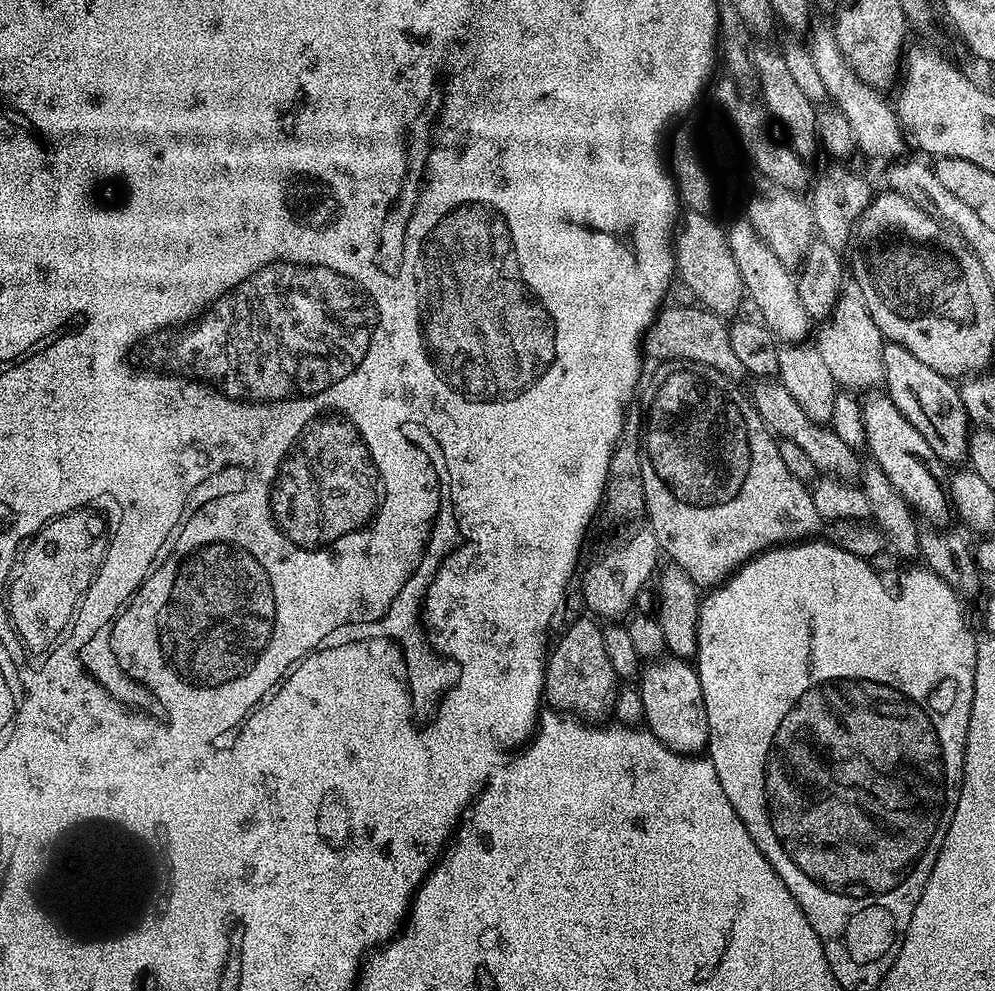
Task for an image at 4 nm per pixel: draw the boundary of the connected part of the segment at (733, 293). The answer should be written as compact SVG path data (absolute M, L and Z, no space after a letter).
M685 211L682 219L679 221L678 229L674 234L674 255L676 257L676 272L678 278L690 288L697 296L699 303L708 311L719 314L721 317L728 318L728 315L739 306L745 303L746 293L744 291L744 283L742 282L742 274L738 270L738 262L734 262L734 254L730 252L728 245L727 231L718 221L714 220L711 215L706 213L698 213L694 211Z

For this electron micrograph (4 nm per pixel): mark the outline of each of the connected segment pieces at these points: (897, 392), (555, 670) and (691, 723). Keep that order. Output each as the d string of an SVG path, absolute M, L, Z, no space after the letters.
M891 342L885 343L882 350L882 366L886 395L902 411L902 416L918 430L940 460L950 466L960 460L958 463L961 463L968 453L970 421L959 387L949 377L923 365L910 350Z
M576 618L571 621L572 624L568 629L565 630L564 633L560 636L560 641L557 642L556 645L553 643L551 645L550 651L546 656L546 663L544 666L544 696L546 697L547 703L548 700L553 709L559 710L561 712L567 712L585 722L600 722L604 715L611 713L613 709L616 707L616 694L618 691L618 677L614 674L614 666L610 666L610 658L606 658L606 646L602 642L602 628L601 625L596 625L597 621L592 618L587 618L588 620L584 620L585 618Z
M665 654L649 659L638 677L644 724L670 750L683 756L695 756L708 747L706 706L702 698L702 682L695 667L687 659Z

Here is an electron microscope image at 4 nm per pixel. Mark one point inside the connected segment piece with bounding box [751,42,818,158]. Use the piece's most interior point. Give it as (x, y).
(783, 100)

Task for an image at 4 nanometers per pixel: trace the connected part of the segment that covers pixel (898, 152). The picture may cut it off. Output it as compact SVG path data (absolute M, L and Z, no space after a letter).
M813 23L810 28L811 34L810 49L814 67L826 86L829 101L835 104L838 110L842 110L842 114L846 114L846 122L850 122L850 130L856 139L857 149L861 153L864 151L868 156L903 157L906 141L893 105L889 101L887 104L886 101L880 100L881 93L870 87L866 81L860 80L856 71L848 65L848 59L842 54L842 50L838 50L836 33L831 23Z

